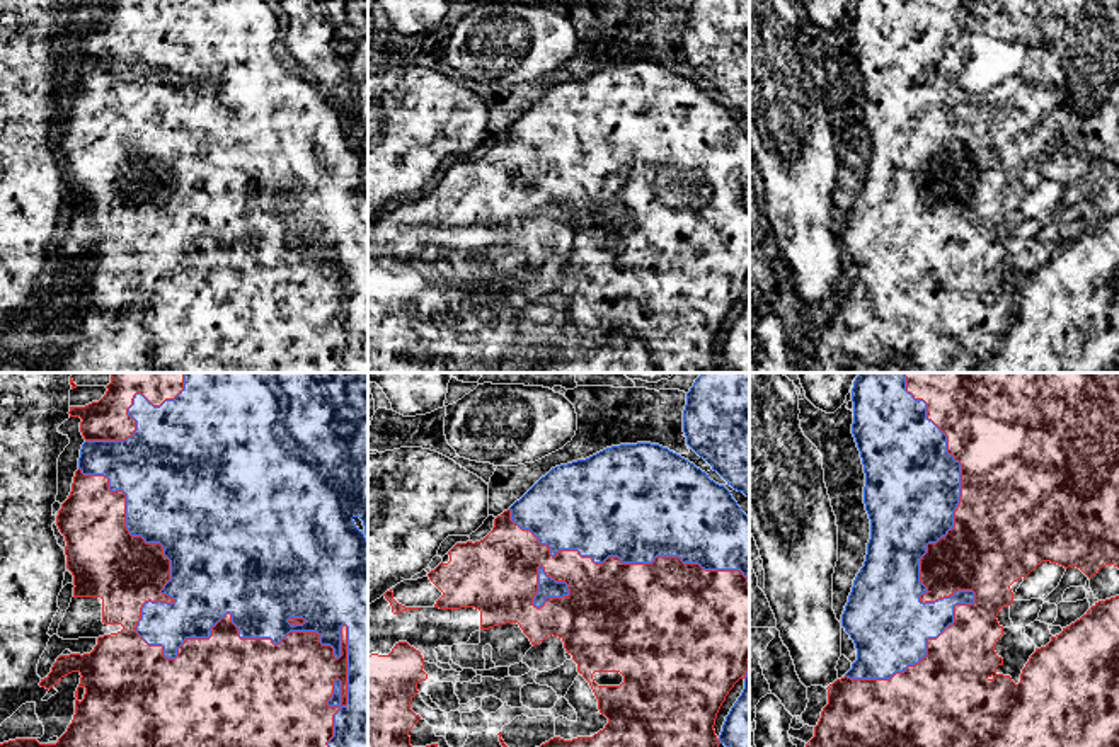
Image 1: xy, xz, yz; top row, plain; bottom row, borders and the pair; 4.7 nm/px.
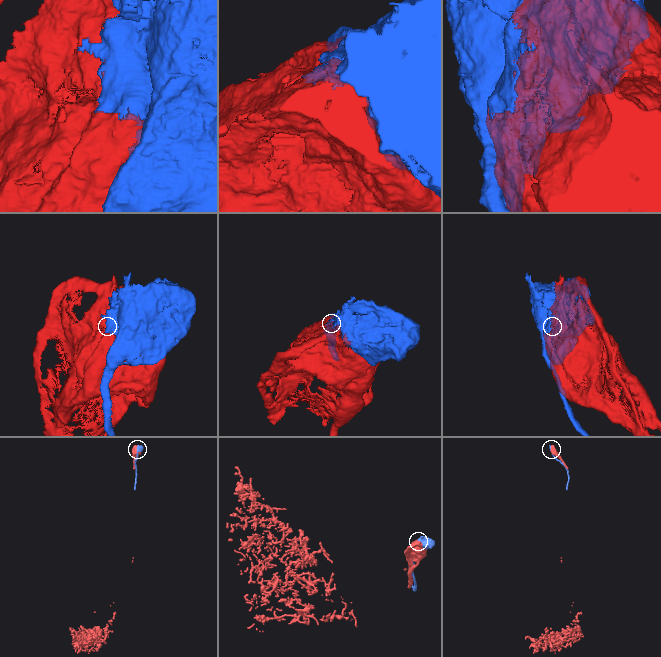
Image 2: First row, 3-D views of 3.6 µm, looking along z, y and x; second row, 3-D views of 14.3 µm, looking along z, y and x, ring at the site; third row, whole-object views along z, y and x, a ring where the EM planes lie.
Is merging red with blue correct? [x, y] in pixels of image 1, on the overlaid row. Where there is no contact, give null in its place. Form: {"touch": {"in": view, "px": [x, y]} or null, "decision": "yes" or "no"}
{"touch": {"in": "xy", "px": [201, 638]}, "decision": "no"}

